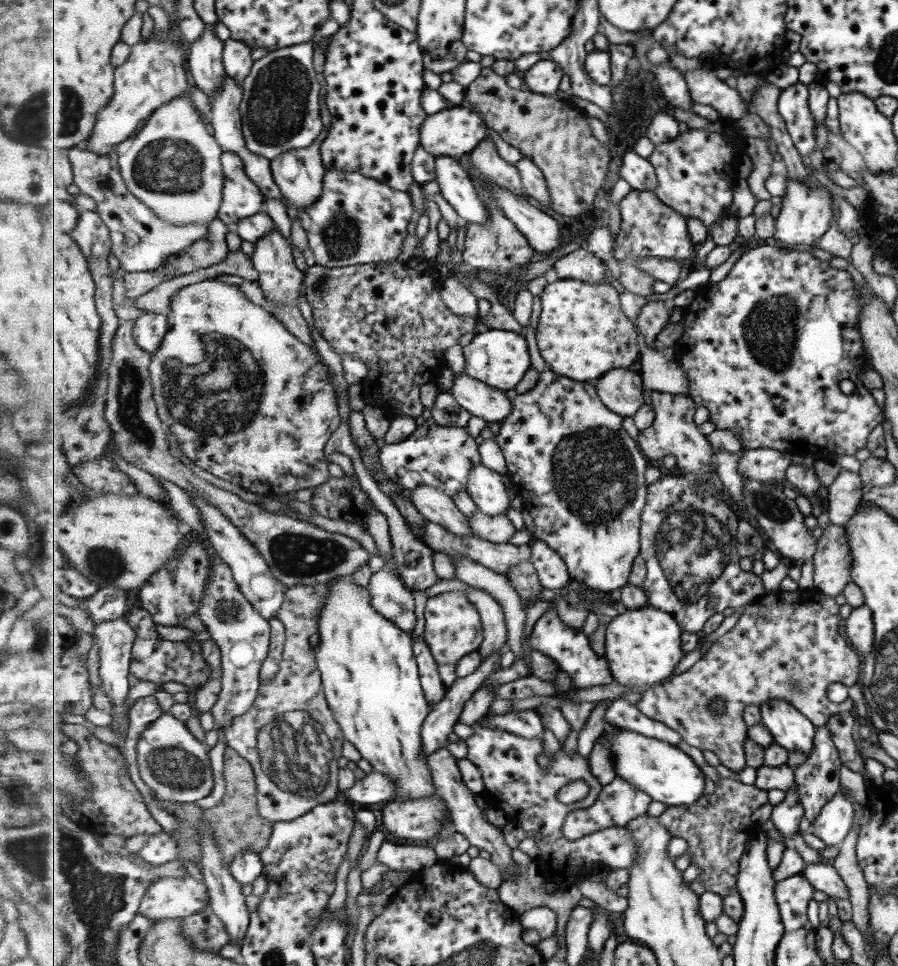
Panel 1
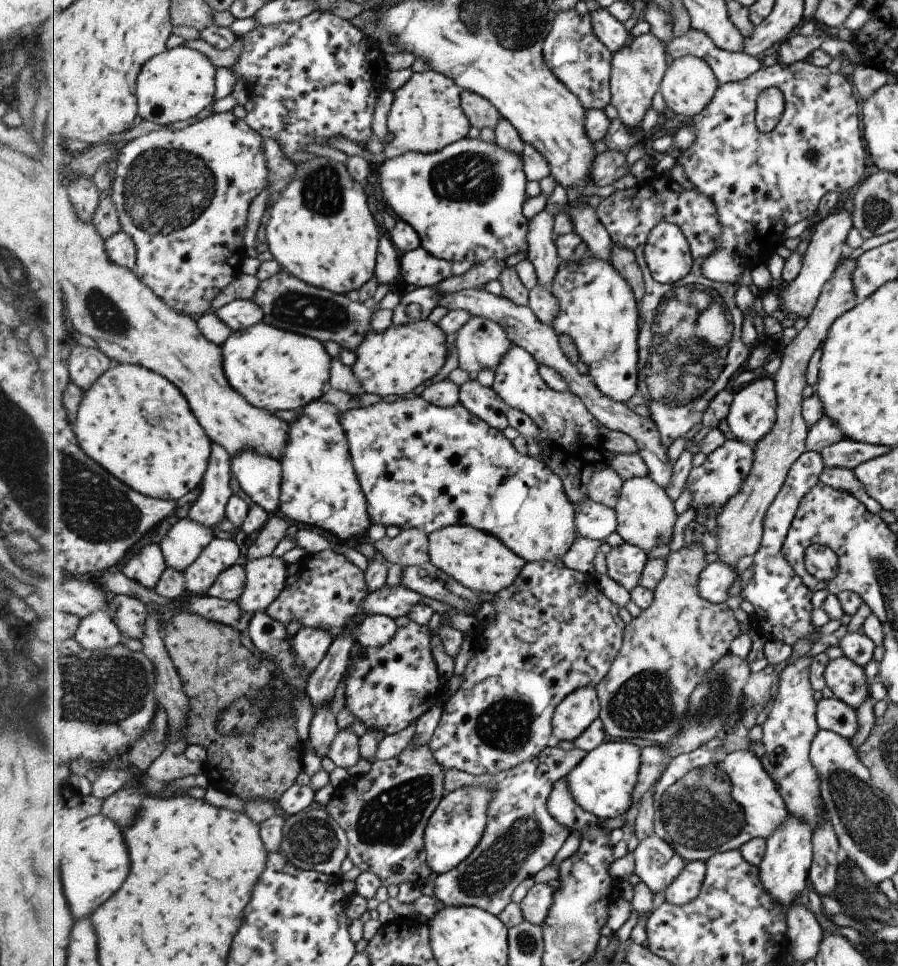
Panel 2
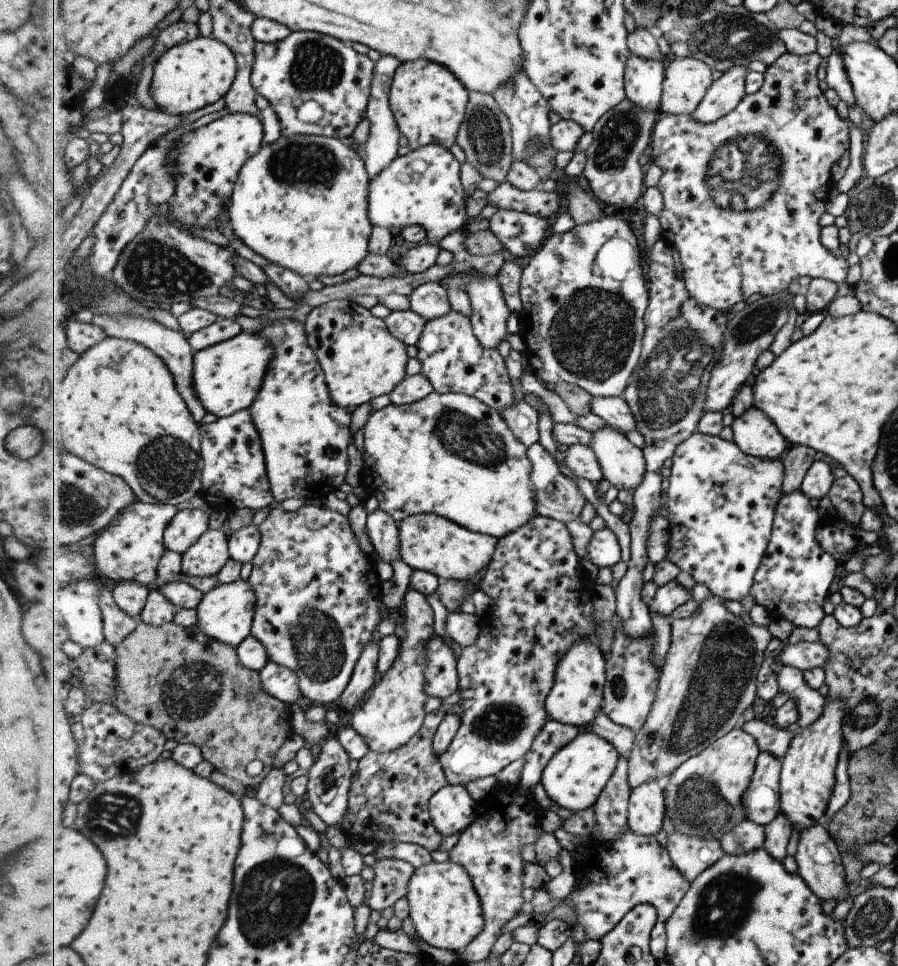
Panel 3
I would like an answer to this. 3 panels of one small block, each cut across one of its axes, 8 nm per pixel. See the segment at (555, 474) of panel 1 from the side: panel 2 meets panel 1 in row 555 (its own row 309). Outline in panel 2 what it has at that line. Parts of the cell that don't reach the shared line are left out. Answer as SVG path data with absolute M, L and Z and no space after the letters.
M587 255L585 260L575 264L564 264L557 273L553 283L553 294L561 302L559 316L552 326L559 337L563 334L571 336L577 344L581 361L589 366L589 374L597 384L601 393L613 400L629 403L639 392L639 375L642 374L640 362L638 336L640 333L638 300L635 298L634 288L627 282L626 277L609 260L597 260Z

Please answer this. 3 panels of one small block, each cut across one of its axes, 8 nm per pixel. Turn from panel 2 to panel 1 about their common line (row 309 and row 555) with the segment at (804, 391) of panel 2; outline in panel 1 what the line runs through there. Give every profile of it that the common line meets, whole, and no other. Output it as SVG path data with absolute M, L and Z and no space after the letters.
M830 524L816 540L814 556L809 559L813 566L813 588L832 597L841 594L850 581L851 553L845 538L845 529Z

